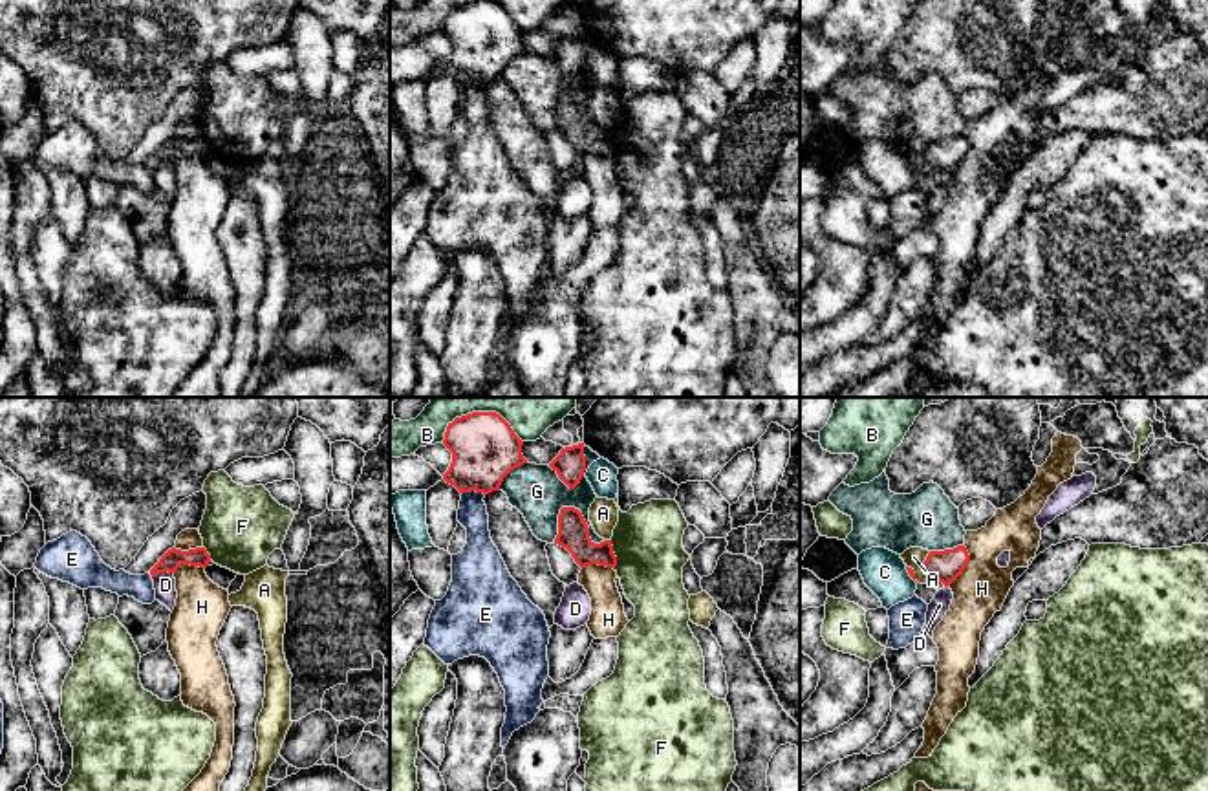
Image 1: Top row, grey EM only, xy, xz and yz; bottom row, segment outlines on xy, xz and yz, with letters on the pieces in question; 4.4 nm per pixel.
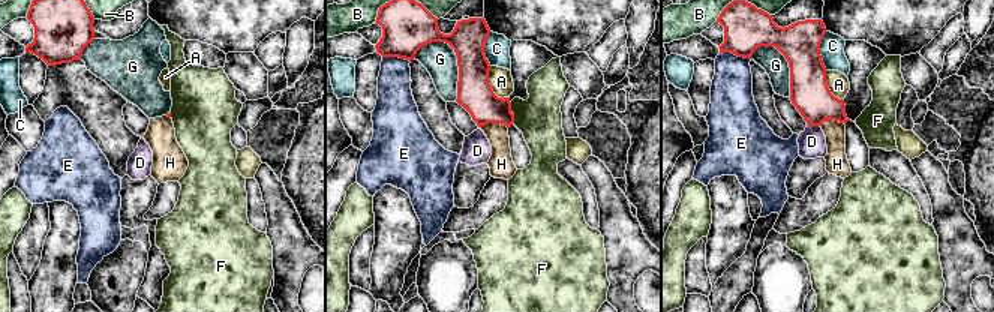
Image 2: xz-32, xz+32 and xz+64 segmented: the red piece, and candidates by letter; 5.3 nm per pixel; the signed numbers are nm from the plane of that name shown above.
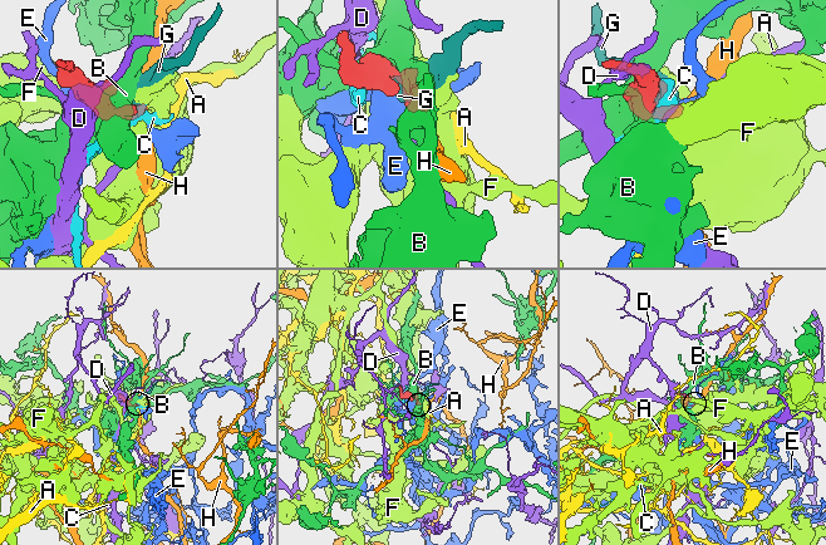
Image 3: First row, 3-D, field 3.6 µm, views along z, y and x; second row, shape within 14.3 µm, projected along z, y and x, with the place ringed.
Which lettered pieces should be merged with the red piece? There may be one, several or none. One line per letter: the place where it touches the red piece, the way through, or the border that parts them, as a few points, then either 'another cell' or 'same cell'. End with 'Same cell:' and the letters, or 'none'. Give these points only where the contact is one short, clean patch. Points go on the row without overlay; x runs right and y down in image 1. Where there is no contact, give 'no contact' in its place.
A: yz (925, 162) | along yz (928, 141), (921, 158), (945, 174) | another cell
B: xz (480, 2) | another cell
C: yz (910, 165) | another cell
D: xy (161, 162) | along xy (172, 162), (161, 162), (152, 167) | another cell
E: xz (473, 79) | another cell
F: xz (614, 145) | along xz (610, 130), (615, 158) | another cell
G: xz (584, 112) | another cell
H: yz (967, 152) | along yz (963, 134), (969, 152), (949, 174) | another cell
Same cell: none

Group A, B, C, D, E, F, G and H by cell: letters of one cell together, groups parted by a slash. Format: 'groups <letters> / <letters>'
groups A / B / C / D / E / F / G H

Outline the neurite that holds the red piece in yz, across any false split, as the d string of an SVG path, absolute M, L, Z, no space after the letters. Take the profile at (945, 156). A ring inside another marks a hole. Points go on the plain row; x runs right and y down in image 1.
M965 135L944 141L930 141L922 152L922 161L928 167L937 168L944 176L950 176L966 157L970 145Z

